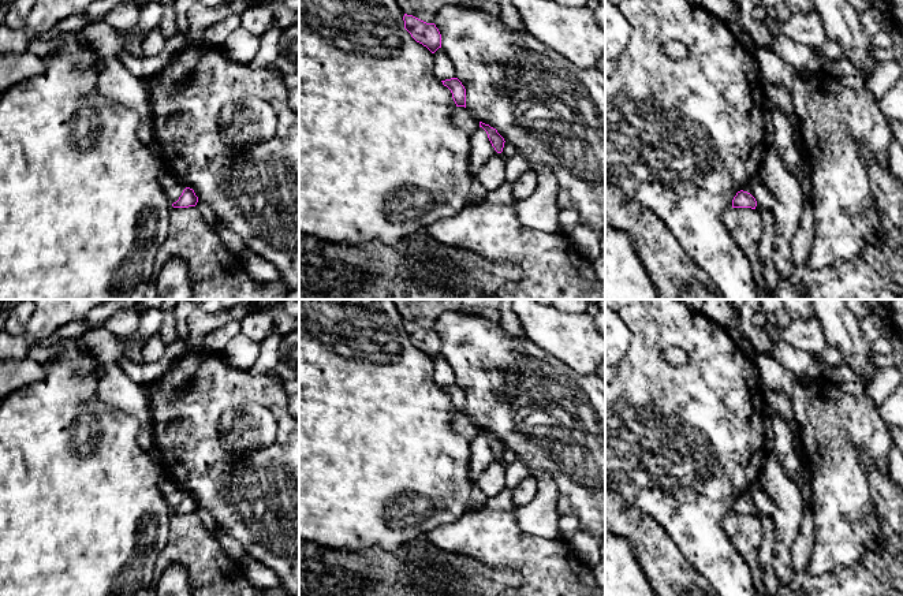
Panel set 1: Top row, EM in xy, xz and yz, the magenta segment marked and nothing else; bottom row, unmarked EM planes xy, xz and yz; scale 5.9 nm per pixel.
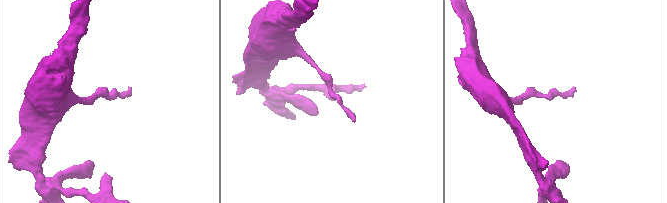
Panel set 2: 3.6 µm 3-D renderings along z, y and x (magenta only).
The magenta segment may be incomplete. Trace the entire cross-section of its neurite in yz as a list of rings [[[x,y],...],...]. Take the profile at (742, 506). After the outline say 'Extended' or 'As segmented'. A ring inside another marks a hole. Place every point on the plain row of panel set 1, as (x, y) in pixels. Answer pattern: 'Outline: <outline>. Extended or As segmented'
Outline: [[[738,498],[732,506],[732,514],[751,514],[755,515],[757,507],[755,504],[747,498]]]. As segmented

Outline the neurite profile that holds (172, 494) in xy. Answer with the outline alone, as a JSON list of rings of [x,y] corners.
[[[164,473],[160,474],[158,487],[163,498],[172,510],[179,506],[183,496],[186,495],[186,491],[168,478]]]

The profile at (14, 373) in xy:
[[[29,357],[0,361],[0,401],[27,384],[40,381],[44,375],[42,365]]]

